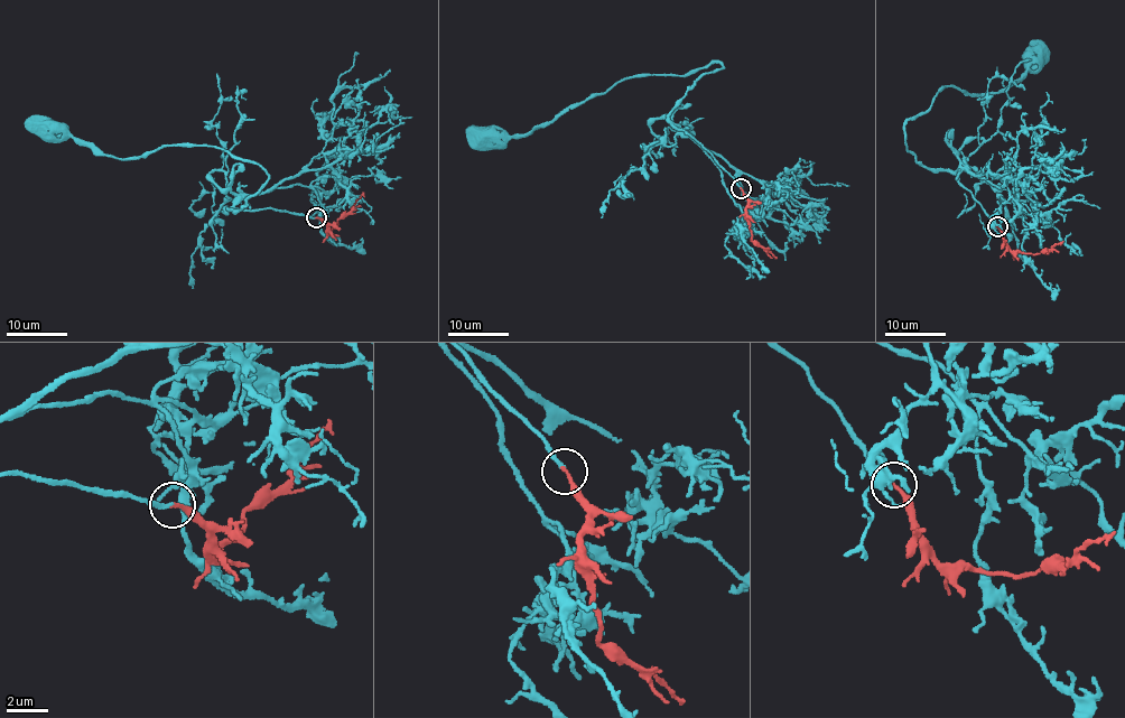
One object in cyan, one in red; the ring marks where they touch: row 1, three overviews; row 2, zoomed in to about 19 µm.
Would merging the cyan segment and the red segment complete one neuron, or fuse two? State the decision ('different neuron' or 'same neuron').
same neuron

